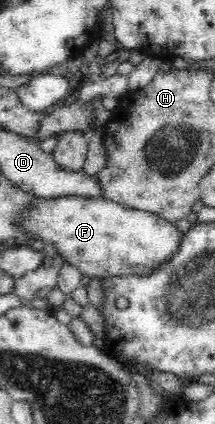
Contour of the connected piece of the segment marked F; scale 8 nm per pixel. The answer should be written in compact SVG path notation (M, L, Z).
M38 197L20 216L26 234L34 234L35 240L53 243L64 257L64 263L76 266L91 278L150 276L178 252L183 236L174 223L154 213L127 208L104 198Z

